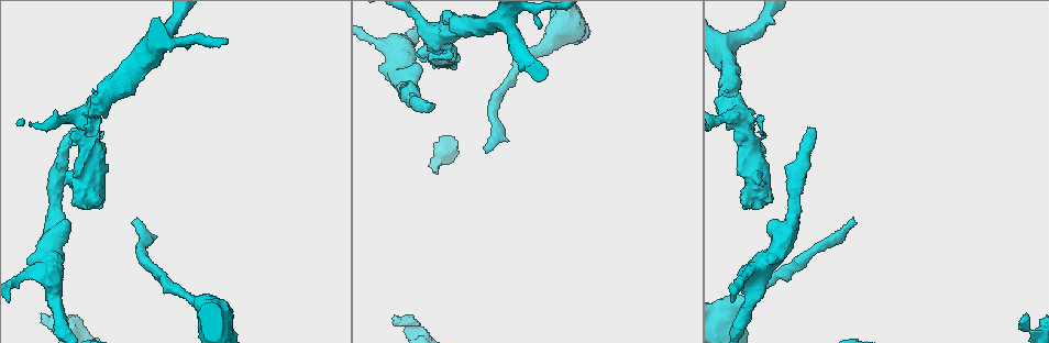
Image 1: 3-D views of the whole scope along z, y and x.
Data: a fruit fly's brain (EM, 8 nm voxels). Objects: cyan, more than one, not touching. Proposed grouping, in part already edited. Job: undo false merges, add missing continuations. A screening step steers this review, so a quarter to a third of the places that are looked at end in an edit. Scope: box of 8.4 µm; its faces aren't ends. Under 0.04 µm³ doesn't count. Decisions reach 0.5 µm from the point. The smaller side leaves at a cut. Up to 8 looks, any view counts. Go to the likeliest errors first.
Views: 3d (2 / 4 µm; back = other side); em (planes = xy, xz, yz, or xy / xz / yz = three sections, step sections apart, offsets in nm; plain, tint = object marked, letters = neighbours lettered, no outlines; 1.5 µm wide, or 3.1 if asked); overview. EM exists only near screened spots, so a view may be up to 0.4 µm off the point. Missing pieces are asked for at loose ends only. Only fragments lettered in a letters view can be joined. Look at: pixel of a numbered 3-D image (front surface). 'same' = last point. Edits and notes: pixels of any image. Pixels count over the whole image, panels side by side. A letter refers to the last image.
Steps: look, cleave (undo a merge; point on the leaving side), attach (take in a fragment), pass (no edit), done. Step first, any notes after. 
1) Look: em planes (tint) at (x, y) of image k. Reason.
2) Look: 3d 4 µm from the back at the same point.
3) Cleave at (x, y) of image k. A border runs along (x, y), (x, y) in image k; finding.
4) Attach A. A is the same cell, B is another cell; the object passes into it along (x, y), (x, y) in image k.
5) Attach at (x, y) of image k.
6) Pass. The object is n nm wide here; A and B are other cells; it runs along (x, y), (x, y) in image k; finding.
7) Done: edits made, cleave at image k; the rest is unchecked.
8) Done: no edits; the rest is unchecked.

Look: 3d 2 µm at (393, 320) of image 1. Free end.

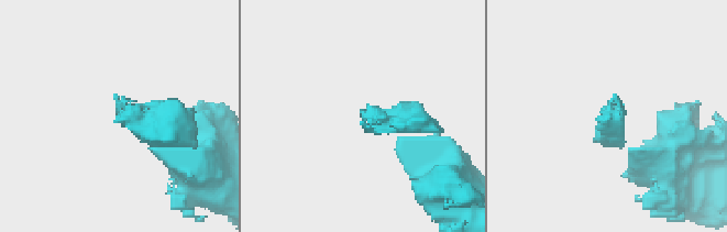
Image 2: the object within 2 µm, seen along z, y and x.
Look: em planes (letters) at (368, 119) of image 2. Shape alone is not enough.

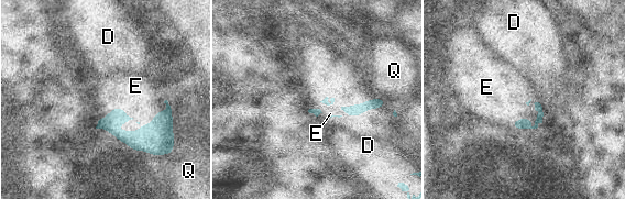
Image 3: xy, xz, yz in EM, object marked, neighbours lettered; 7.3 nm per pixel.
Attach E. The longest contact is with Q, 280 nm; E is the same cell, D and Q are other cells; it goes on there.

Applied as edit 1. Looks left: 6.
Look: overview.

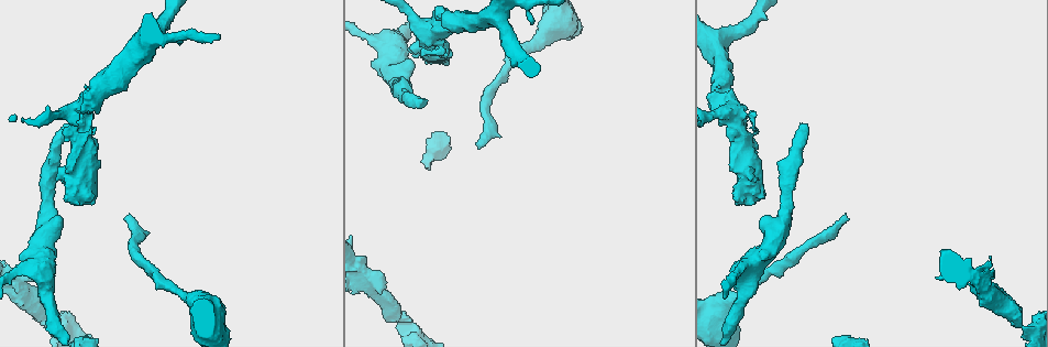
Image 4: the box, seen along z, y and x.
Look: 3d 2 µm at (845, 214) of image 4. End of a long branch.

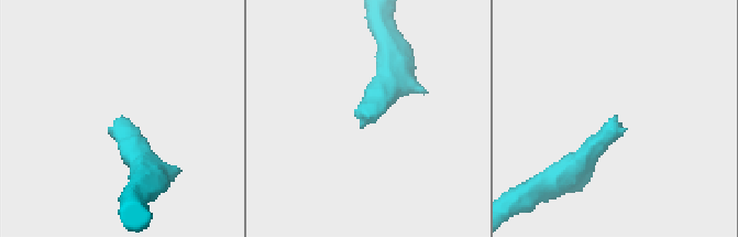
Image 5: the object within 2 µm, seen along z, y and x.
Look: em xz step 4 (letters) at (369, 116) of image 5.

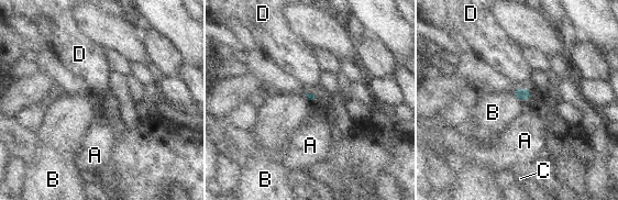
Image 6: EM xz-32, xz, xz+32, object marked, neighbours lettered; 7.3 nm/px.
Attach B. The longest contact is with B, 150 nm; B is the same cell, A, C and D are other cells; the object passes into it along (520, 93), (517, 99), (493, 112) in image 6; the neuron continues.

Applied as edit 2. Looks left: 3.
Done: edits made, attach at image 3, attach at image 6; the rest is unchecked.

